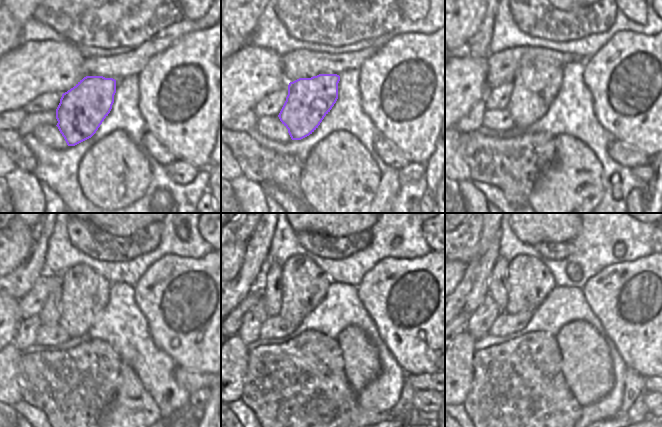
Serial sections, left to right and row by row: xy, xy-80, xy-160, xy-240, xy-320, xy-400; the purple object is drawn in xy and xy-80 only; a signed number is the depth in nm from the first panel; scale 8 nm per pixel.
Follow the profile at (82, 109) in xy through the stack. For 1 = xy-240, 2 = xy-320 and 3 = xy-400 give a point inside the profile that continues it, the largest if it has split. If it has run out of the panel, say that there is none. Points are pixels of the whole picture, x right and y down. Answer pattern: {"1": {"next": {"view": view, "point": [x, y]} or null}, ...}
{"1": {"next": {"view": "xy-240", "point": [85, 293]}}, "2": {"next": {"view": "xy-320", "point": [304, 285]}}, "3": {"next": {"view": "xy-400", "point": [529, 281]}}}

